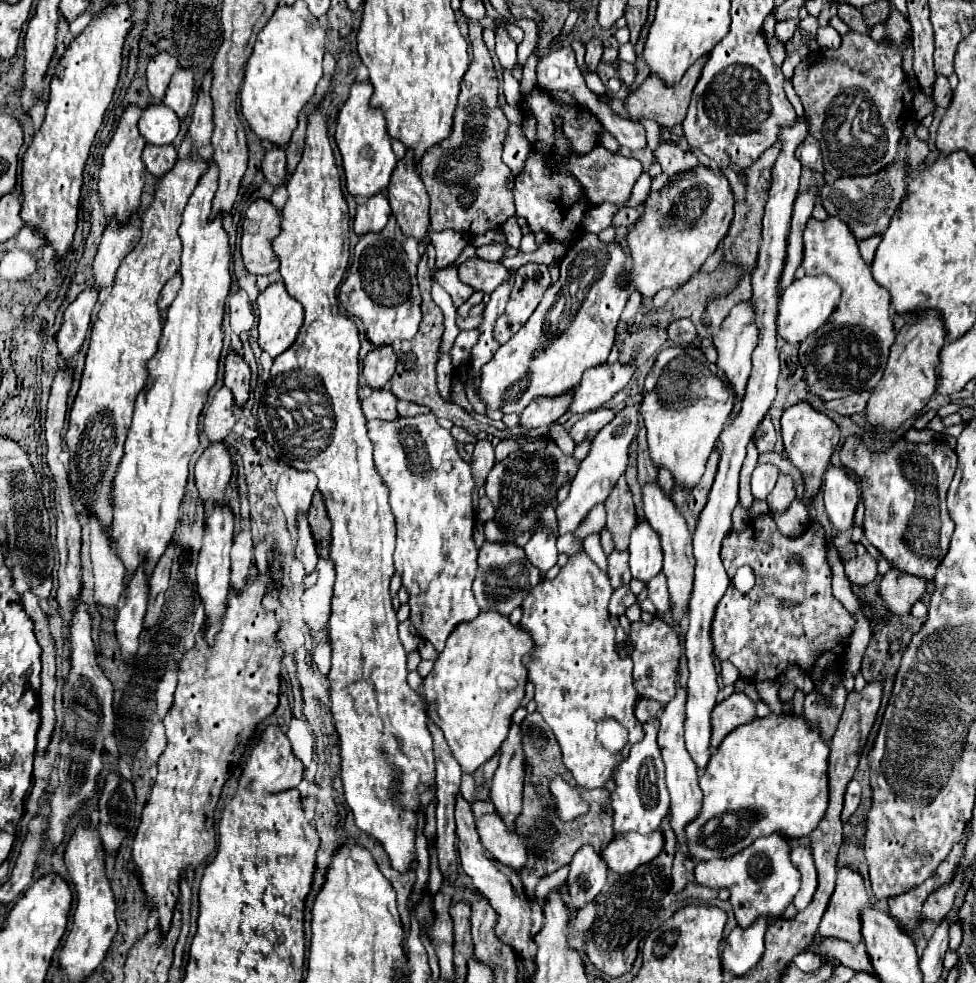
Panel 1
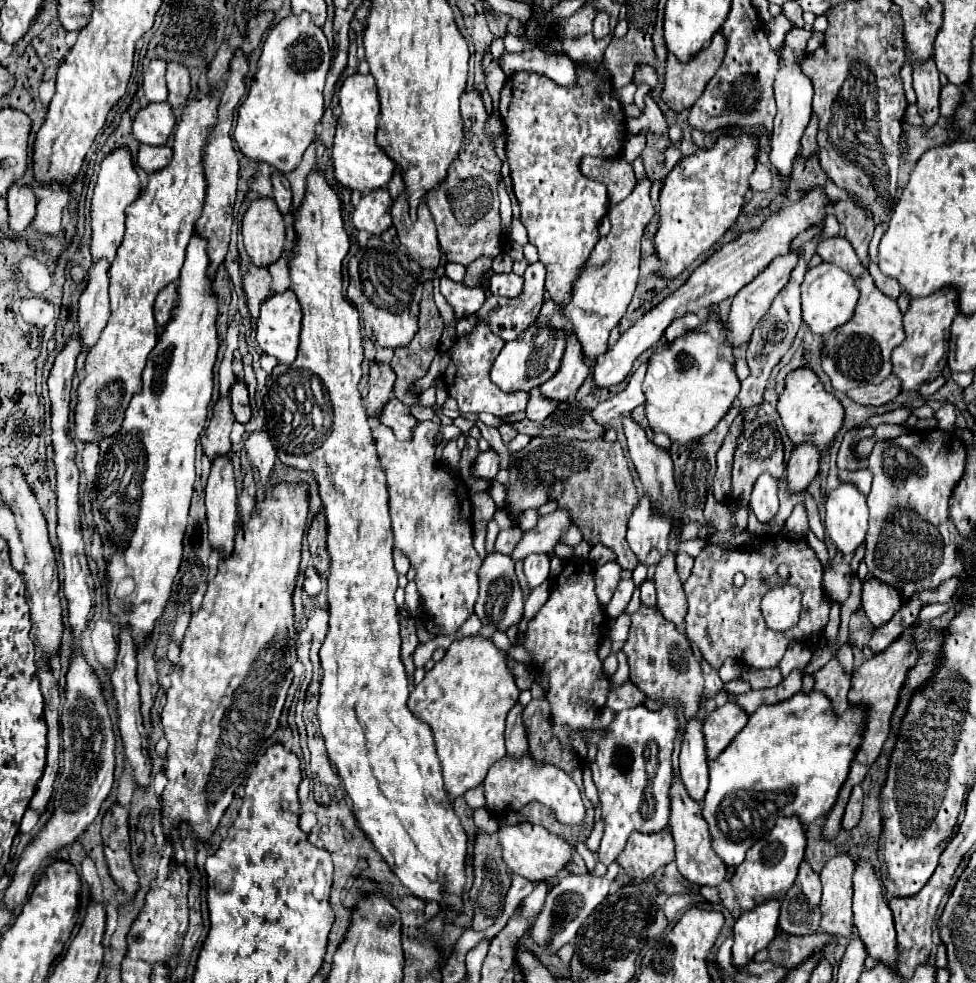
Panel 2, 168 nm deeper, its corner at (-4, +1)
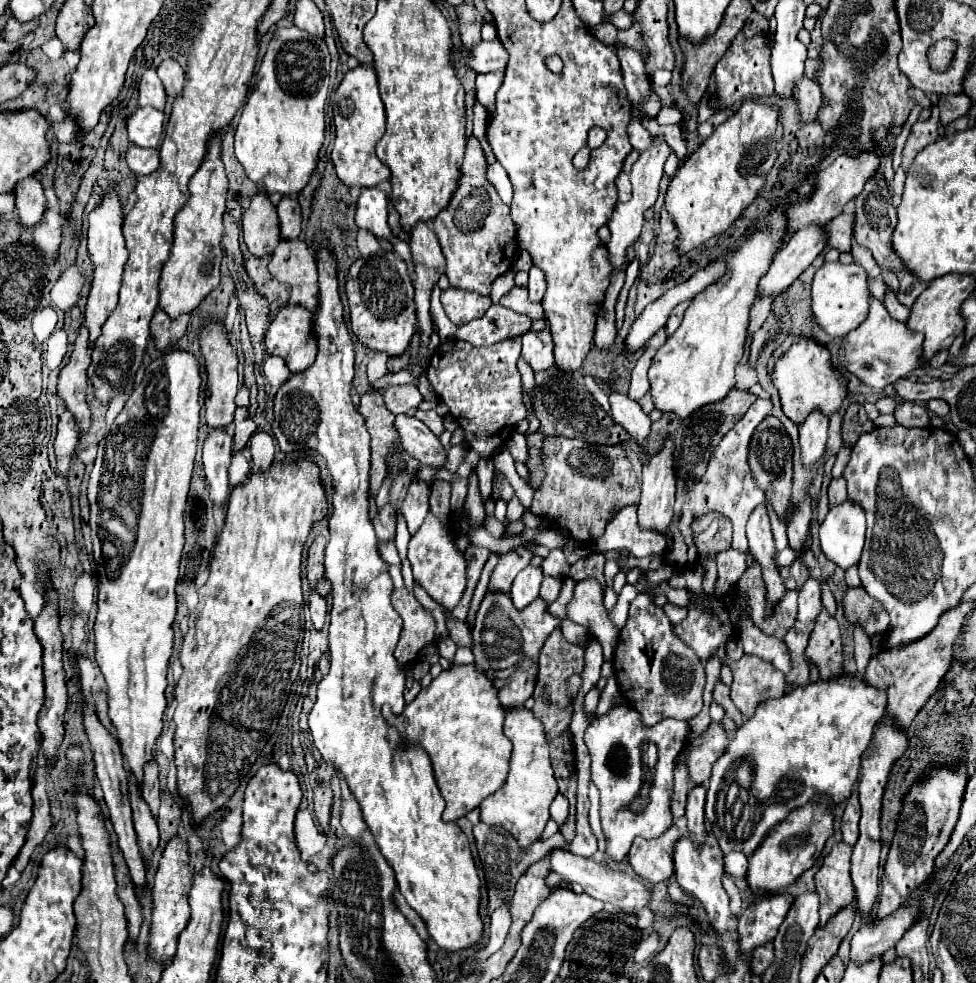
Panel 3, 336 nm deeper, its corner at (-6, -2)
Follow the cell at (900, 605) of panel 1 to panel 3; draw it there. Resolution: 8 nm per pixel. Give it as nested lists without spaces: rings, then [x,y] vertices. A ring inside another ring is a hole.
[[[847,588],[841,598],[841,606],[845,618],[853,624],[859,624],[869,638],[883,634],[889,628],[889,616],[885,608],[877,600],[867,596],[863,588]]]

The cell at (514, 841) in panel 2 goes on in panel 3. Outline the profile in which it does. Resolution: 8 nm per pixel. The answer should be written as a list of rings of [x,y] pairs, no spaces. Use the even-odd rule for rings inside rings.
[[[555,848],[553,852],[549,852],[549,860],[551,860],[553,872],[557,872],[557,874],[569,878],[571,882],[579,884],[585,894],[589,894],[595,900],[601,900],[603,904],[609,904],[619,914],[639,914],[651,902],[649,886],[643,880],[629,876],[627,872],[607,868],[607,866],[603,866],[591,858],[575,856],[575,854],[567,852],[565,848]]]

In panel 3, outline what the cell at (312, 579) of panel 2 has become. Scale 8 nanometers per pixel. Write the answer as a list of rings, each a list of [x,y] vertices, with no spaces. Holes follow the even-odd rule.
[[[309,592],[309,612],[311,612],[313,628],[315,628],[317,632],[321,632],[321,630],[323,630],[323,624],[325,624],[327,602],[325,602],[325,598],[321,598],[317,592]]]

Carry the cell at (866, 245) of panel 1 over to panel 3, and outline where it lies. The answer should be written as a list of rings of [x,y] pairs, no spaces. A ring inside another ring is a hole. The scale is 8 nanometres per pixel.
[[[891,290],[887,292],[887,296],[885,296],[885,302],[883,302],[883,304],[885,304],[887,312],[891,314],[891,318],[895,318],[895,320],[899,320],[899,322],[907,322],[907,318],[909,318],[911,310],[909,310],[907,306],[903,306]]]

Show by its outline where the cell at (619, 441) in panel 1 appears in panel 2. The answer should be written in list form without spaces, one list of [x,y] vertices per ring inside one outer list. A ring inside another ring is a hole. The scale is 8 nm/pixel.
[[[559,507],[557,511],[543,515],[539,519],[539,523],[523,535],[517,549],[511,553],[513,561],[525,559],[531,553],[553,553],[563,531],[569,529],[571,525],[573,525],[571,511],[565,509],[565,507]]]

